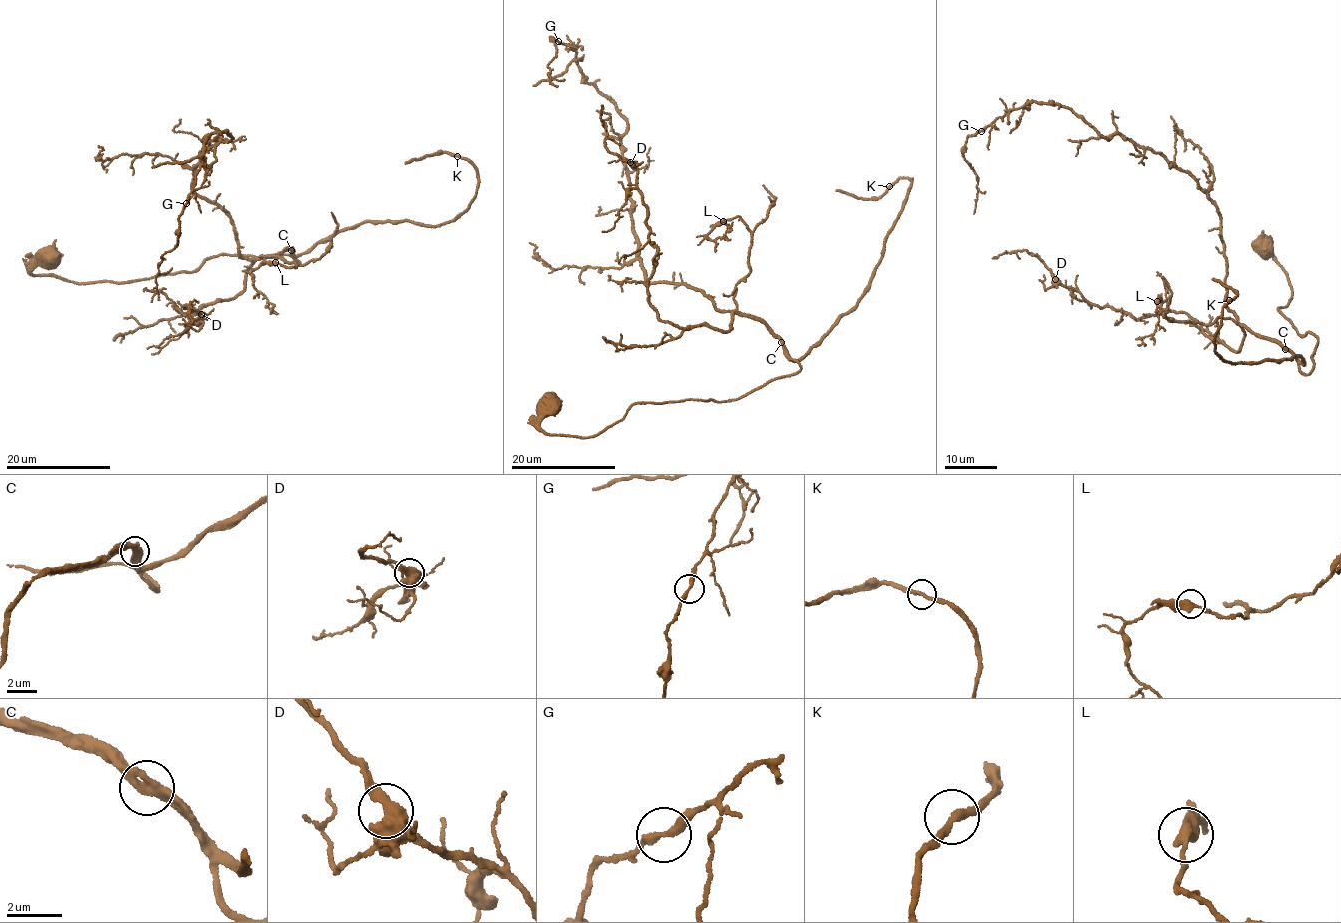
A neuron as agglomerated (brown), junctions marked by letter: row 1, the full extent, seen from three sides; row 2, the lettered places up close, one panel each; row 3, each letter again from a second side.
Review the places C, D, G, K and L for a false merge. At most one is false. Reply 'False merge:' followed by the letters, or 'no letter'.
False merge: no letter

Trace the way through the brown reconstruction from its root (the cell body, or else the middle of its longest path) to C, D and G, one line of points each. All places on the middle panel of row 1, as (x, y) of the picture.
C: (548, 405), (539, 425), (546, 433), (587, 437), (618, 422), (635, 403), (734, 400), (800, 370), (781, 342)
D: (548, 405), (546, 433), (590, 437), (635, 403), (734, 400), (800, 370), (759, 320), (658, 317), (630, 162)
G: (548, 405), (546, 433), (590, 437), (800, 370), (759, 320), (647, 281), (626, 118), (559, 41)

